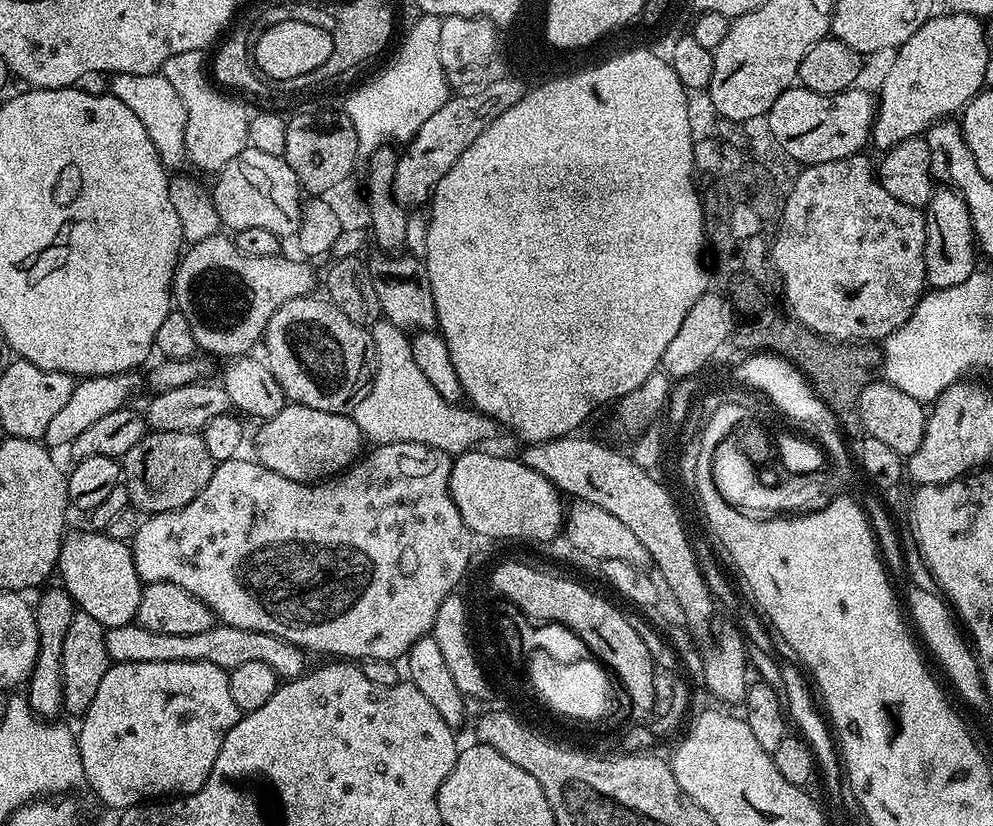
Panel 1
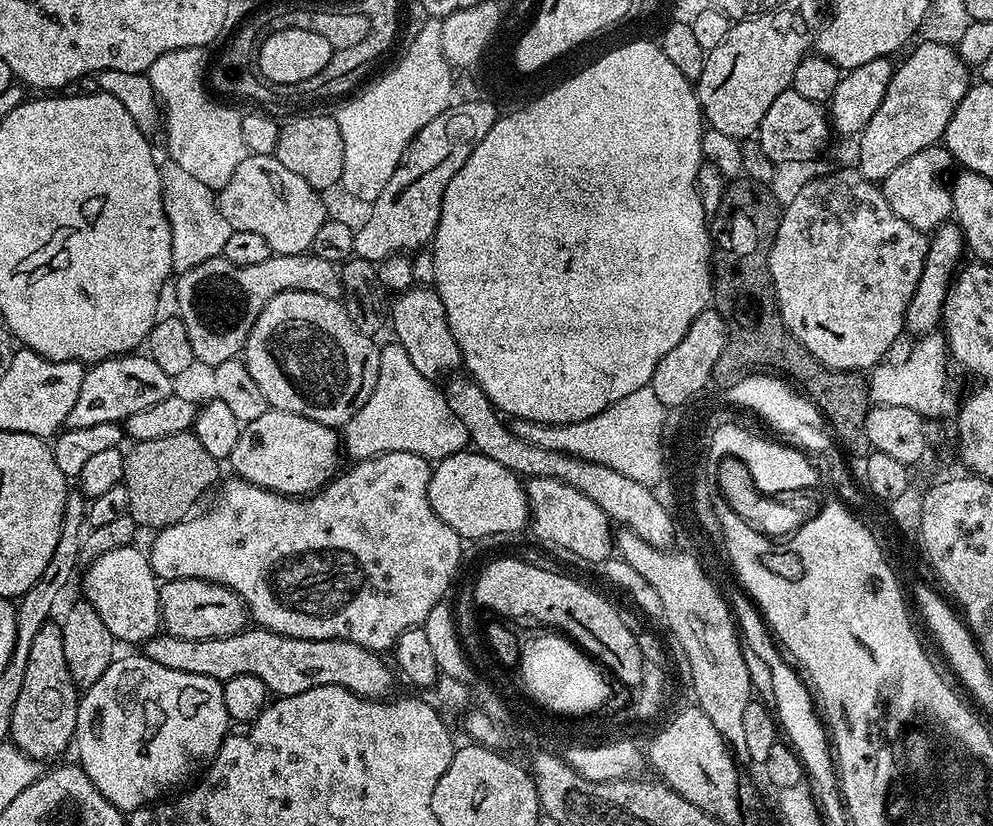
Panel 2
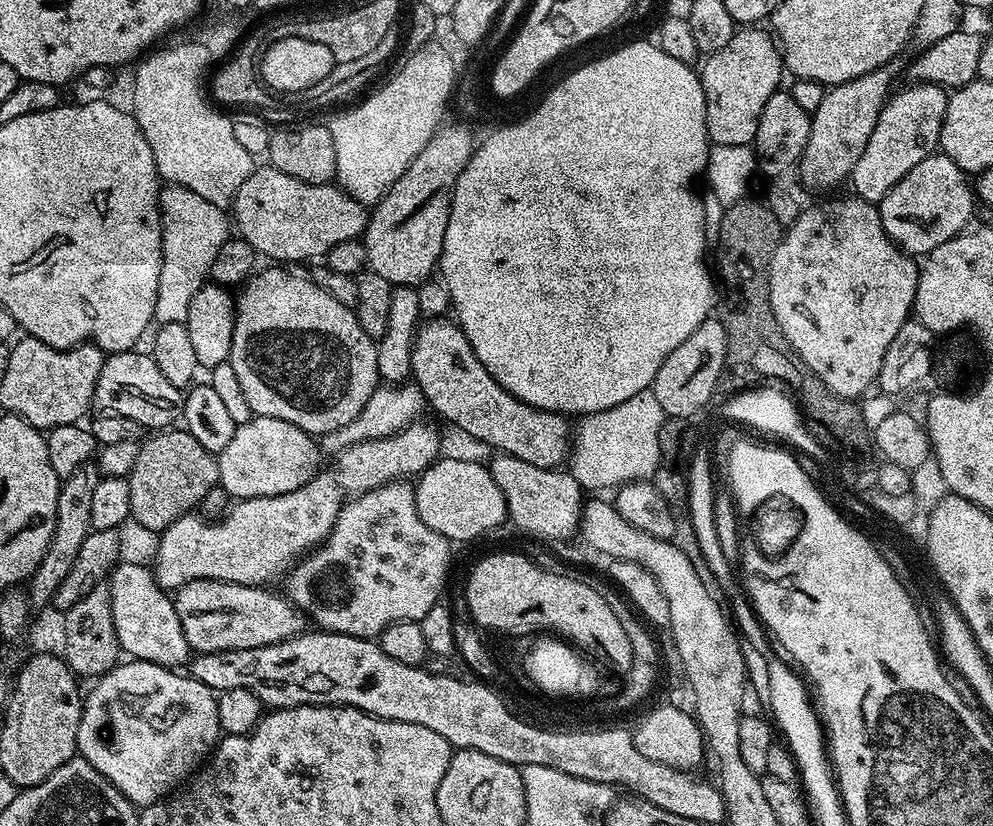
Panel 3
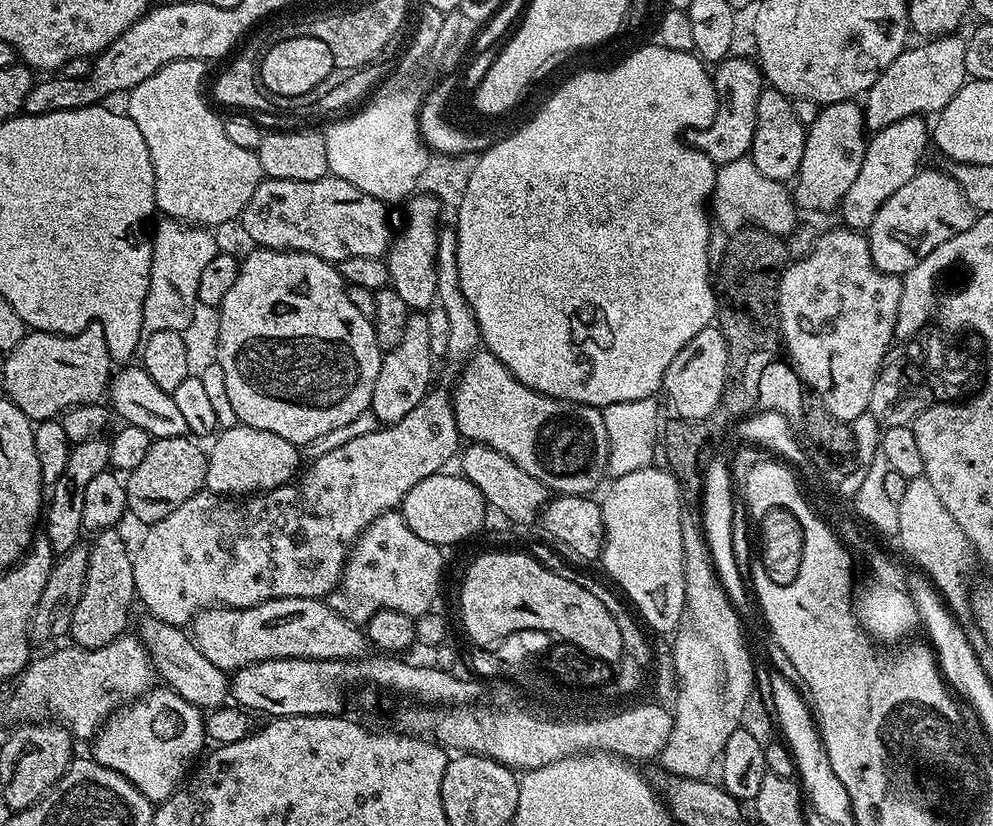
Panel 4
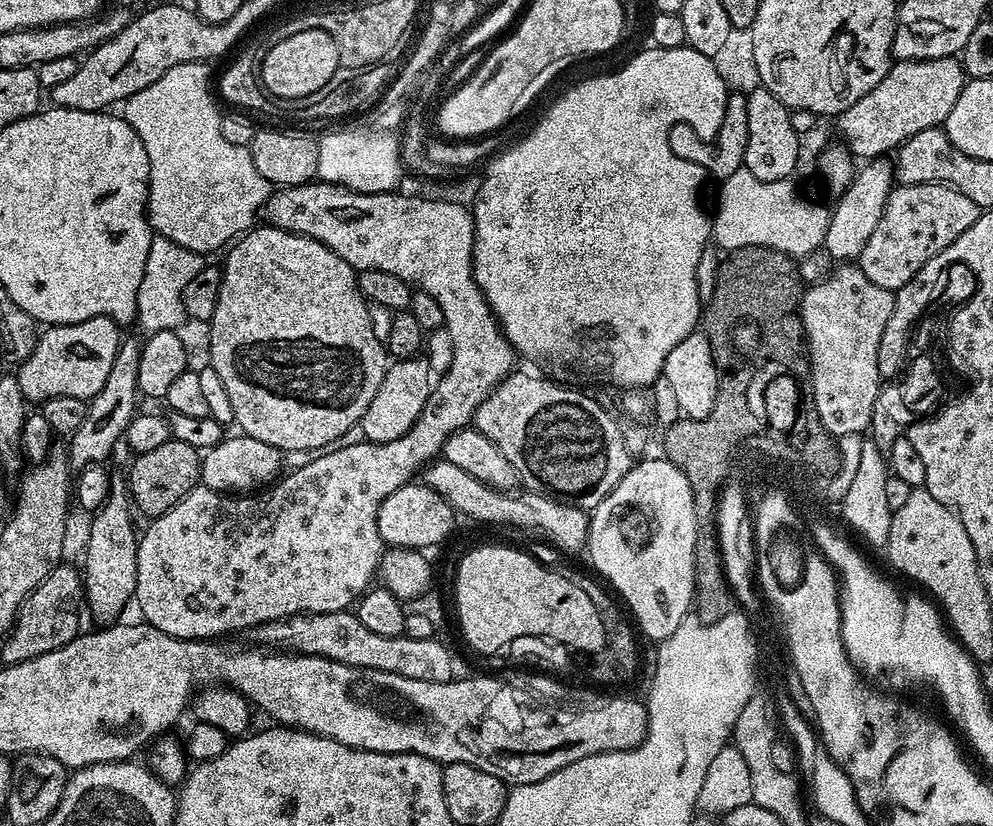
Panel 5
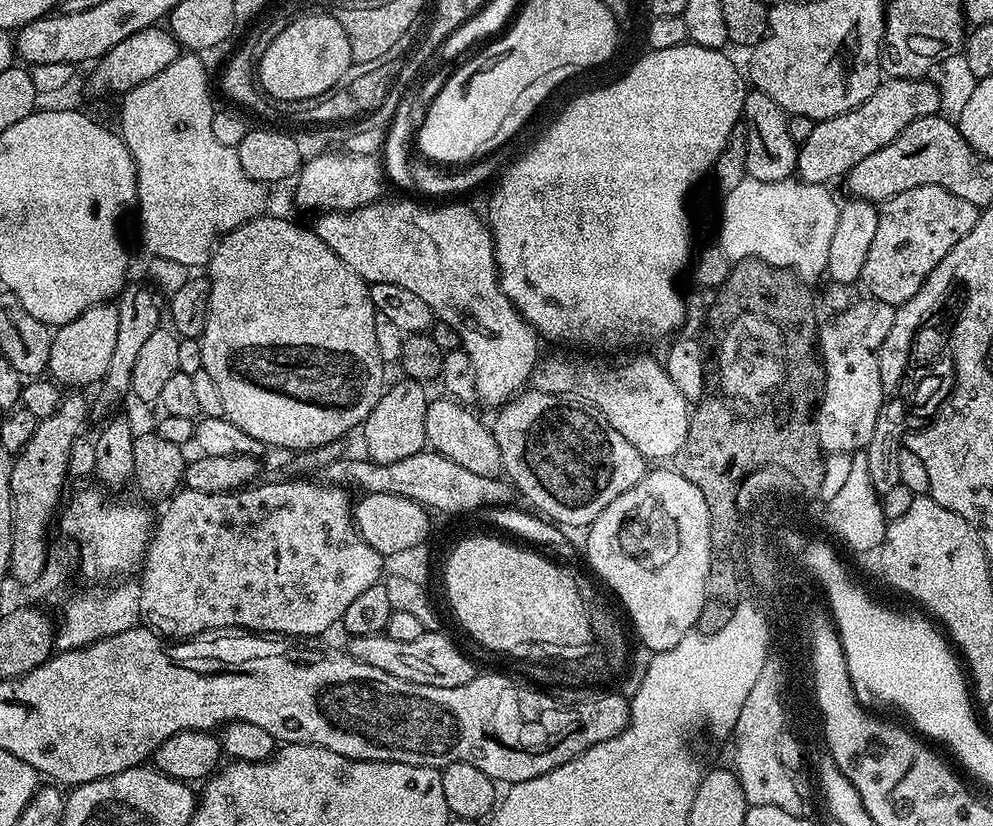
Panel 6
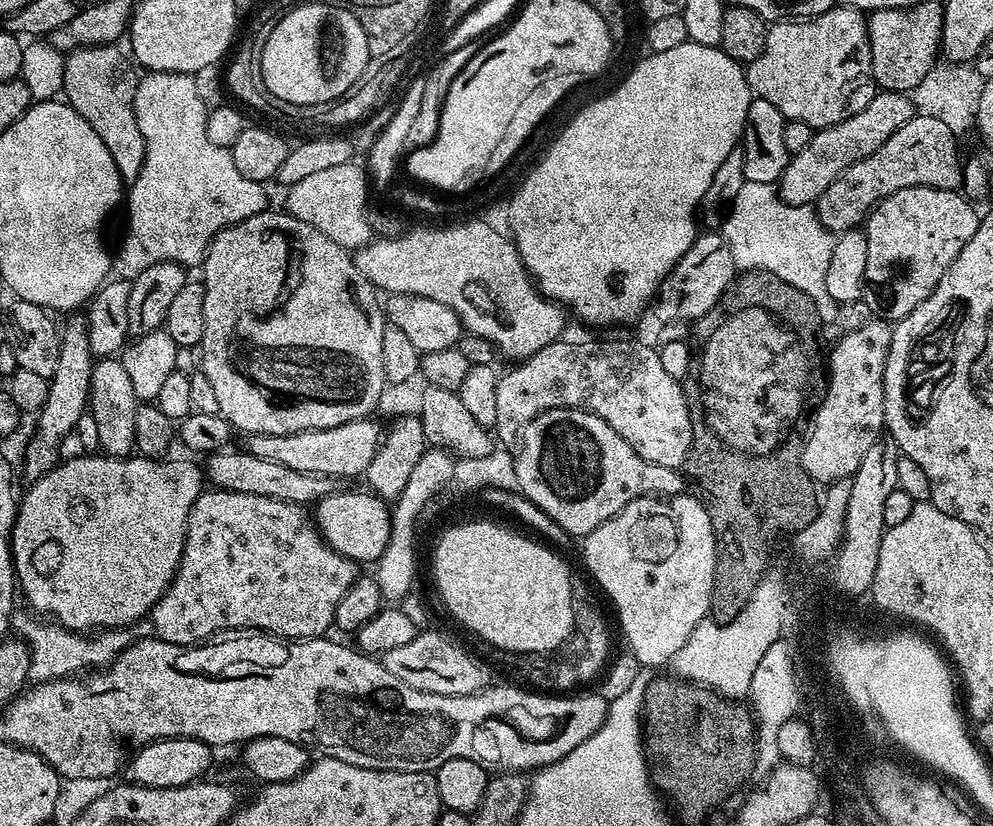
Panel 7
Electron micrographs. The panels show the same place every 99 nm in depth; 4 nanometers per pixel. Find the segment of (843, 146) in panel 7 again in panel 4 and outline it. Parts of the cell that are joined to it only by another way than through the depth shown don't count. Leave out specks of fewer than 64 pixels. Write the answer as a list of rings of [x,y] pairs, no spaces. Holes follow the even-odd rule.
[[[949,34],[928,38],[920,42],[917,48],[912,47],[905,47],[904,52],[898,54],[898,58],[894,58],[894,62],[890,62],[890,66],[886,66],[886,70],[880,75],[878,82],[874,82],[874,86],[870,86],[870,90],[863,97],[864,122],[869,129],[885,128],[902,118],[911,116],[927,117],[928,112],[938,114],[969,79],[966,70],[966,40],[963,35],[960,37],[960,34]]]

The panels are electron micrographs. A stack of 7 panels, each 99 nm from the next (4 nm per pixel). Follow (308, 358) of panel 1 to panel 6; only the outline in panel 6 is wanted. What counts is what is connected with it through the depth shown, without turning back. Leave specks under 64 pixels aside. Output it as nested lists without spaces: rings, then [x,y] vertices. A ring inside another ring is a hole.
[[[265,214],[256,217],[255,220],[238,226],[232,232],[220,237],[217,245],[212,250],[212,258],[206,265],[206,279],[210,282],[210,310],[206,314],[206,330],[198,338],[200,344],[199,367],[214,378],[218,385],[218,394],[222,394],[222,406],[224,416],[234,426],[246,430],[258,438],[265,446],[272,444],[276,448],[292,448],[291,450],[307,450],[320,448],[335,440],[347,437],[351,428],[359,429],[364,419],[374,410],[374,406],[380,400],[381,392],[385,391],[384,371],[386,365],[383,358],[378,354],[378,342],[374,342],[374,318],[377,310],[368,293],[369,285],[311,227],[303,228],[292,220],[283,220],[280,216]]]

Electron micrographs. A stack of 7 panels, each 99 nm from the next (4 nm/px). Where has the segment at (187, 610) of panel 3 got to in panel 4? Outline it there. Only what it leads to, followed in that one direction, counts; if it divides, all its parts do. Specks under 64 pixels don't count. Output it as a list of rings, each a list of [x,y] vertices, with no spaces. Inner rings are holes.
[[[274,598],[249,608],[213,606],[196,613],[190,625],[190,635],[198,650],[229,674],[242,666],[278,658],[306,658],[307,660],[358,660],[369,651],[365,629],[333,610],[331,603],[317,598]]]

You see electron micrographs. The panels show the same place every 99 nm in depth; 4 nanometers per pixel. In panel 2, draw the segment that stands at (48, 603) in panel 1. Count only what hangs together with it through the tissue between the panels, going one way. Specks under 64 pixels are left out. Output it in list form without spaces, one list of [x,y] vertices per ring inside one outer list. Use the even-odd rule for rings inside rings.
[[[49,622],[38,630],[30,646],[30,658],[26,662],[26,678],[18,703],[14,706],[11,743],[37,762],[52,760],[69,751],[76,735],[78,718],[78,689],[70,678],[70,666],[66,666],[66,649],[62,646],[60,624]]]

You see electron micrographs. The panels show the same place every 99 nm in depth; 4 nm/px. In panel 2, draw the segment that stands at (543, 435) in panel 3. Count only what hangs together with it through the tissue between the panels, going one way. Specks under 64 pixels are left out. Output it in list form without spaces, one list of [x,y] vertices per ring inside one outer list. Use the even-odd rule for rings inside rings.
[[[413,286],[399,293],[390,304],[390,328],[391,324],[396,331],[395,343],[404,347],[406,354],[410,354],[410,362],[414,362],[418,369],[418,374],[427,380],[439,381],[439,376],[447,377],[461,367],[460,347],[458,342],[454,342],[454,334],[450,334],[450,322],[435,287]]]

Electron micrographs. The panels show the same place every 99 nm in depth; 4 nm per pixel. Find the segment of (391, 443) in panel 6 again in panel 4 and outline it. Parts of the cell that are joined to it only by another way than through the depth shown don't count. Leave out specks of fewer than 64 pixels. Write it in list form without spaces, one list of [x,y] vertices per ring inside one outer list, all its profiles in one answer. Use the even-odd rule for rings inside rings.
[[[409,311],[402,340],[392,350],[381,355],[378,382],[374,382],[370,411],[381,425],[391,426],[398,423],[402,418],[406,418],[406,414],[410,414],[410,410],[414,410],[414,406],[418,406],[418,402],[422,402],[433,383],[432,363],[434,357],[430,350],[430,333],[424,312]]]

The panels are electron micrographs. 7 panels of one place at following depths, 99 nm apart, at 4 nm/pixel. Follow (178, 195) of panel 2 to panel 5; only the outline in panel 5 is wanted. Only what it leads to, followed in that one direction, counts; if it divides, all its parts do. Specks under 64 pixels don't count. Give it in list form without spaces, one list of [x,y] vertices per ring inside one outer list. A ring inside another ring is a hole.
[[[161,236],[153,237],[136,303],[136,320],[138,325],[140,324],[141,333],[149,336],[160,330],[177,331],[182,328],[183,323],[187,323],[185,303],[182,302],[182,290],[205,266],[206,260],[201,253],[186,250]]]

